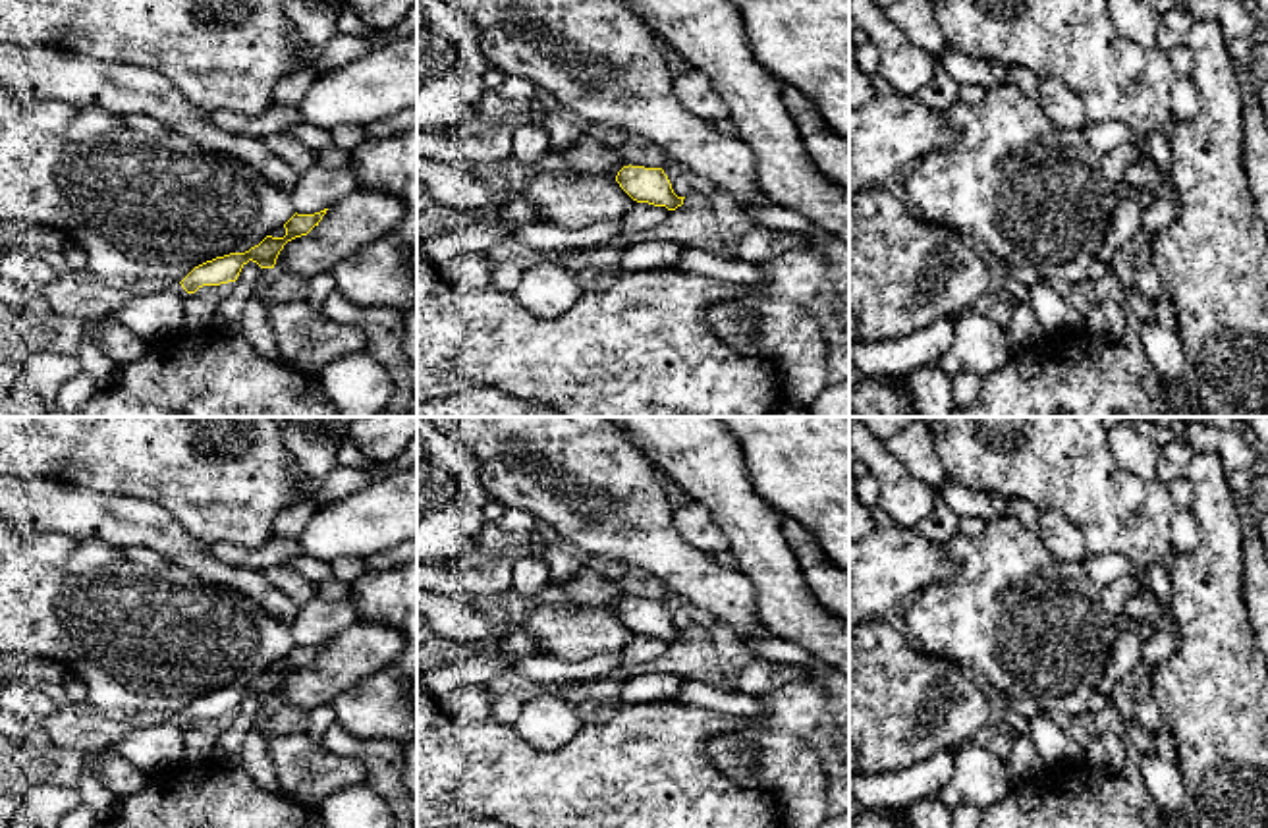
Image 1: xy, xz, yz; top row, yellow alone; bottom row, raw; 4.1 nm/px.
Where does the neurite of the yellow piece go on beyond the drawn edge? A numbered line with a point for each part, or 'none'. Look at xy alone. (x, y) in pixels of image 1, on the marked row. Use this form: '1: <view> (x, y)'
1: xy (159, 313)

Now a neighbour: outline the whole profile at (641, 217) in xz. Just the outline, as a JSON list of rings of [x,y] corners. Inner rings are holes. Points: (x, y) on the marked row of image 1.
[[[635,201],[629,212],[621,218],[620,234],[633,235],[637,232],[645,232],[652,226],[662,224],[670,212],[672,210],[668,210],[666,207],[654,207]]]

